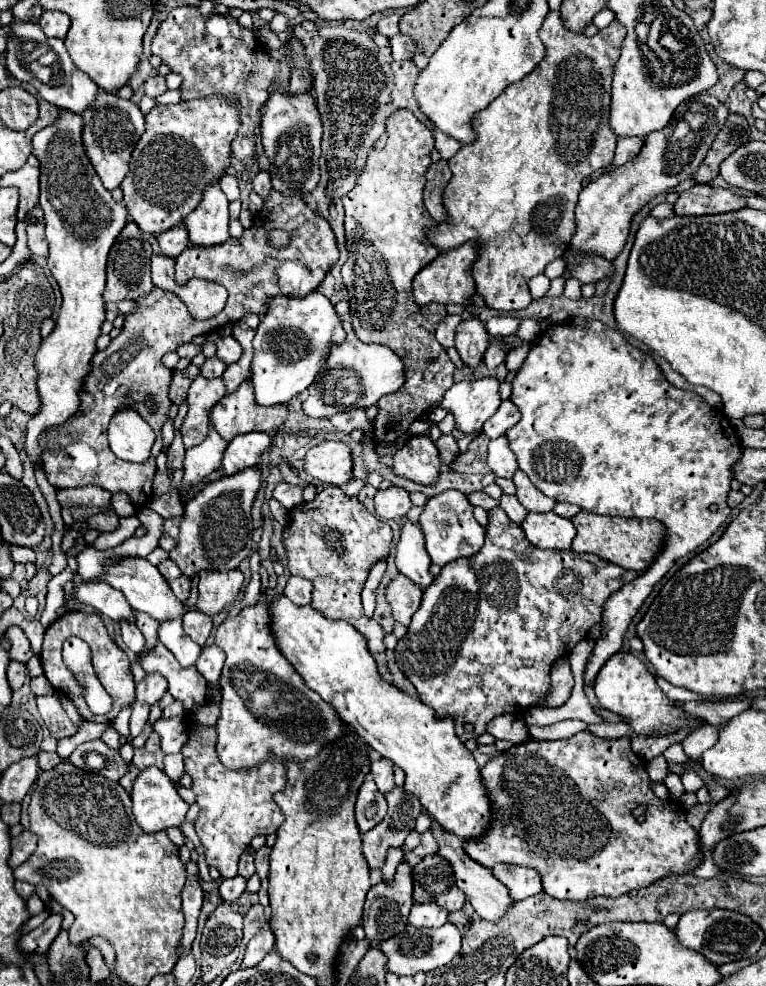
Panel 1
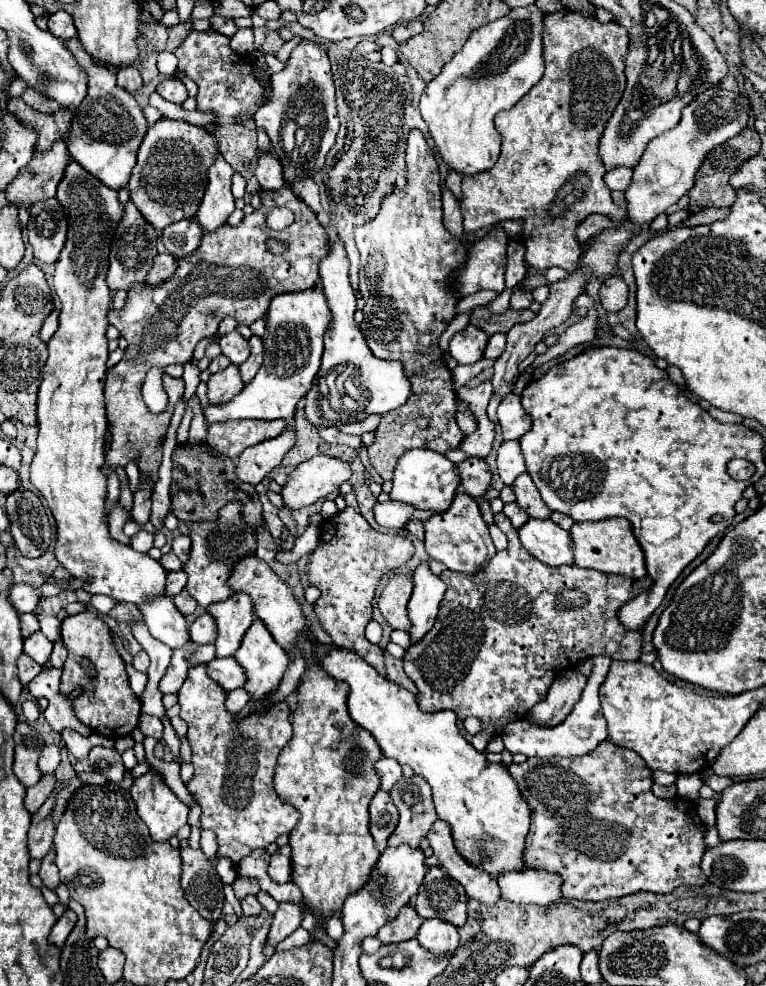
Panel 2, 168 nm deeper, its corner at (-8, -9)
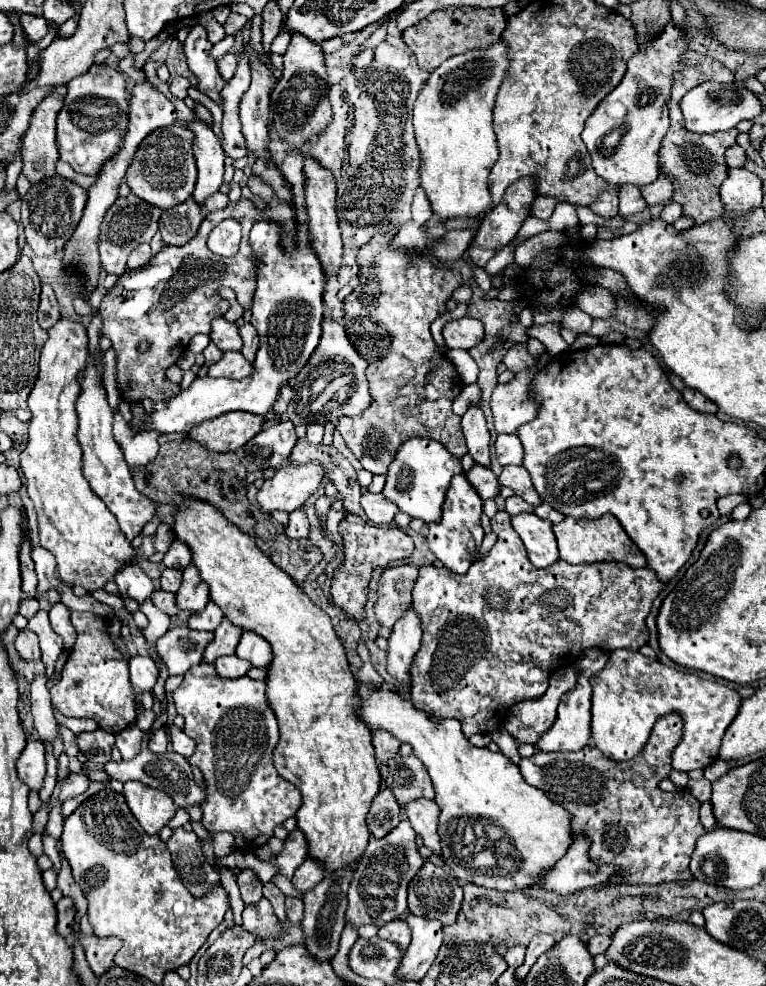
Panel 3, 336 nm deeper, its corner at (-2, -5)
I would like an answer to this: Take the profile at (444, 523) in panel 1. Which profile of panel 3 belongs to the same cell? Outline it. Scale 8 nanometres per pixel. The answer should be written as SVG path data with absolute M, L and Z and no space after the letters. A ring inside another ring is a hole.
M463 473L453 475L449 491L445 495L445 503L443 503L443 519L441 523L431 523L429 535L427 535L429 549L453 573L461 573L461 575L467 573L471 563L477 559L477 553L485 535L479 521L481 513L483 513L483 499L477 495L475 487L467 481Z

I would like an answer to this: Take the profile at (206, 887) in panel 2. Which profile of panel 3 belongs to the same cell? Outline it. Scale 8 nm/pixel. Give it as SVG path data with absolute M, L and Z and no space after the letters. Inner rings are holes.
M177 827L167 841L167 847L173 855L173 865L183 885L195 897L207 893L213 885L219 883L219 871L203 857L197 835L193 831Z

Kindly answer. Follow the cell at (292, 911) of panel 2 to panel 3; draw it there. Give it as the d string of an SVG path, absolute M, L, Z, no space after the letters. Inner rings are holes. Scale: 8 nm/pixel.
M307 857L303 861L303 865L297 867L297 871L293 875L293 885L305 893L307 889L313 889L319 881L323 881L323 877L325 877L323 865L319 861L313 861L311 857Z

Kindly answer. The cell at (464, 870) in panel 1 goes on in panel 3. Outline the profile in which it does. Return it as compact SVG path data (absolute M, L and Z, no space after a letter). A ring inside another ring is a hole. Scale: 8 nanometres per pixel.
M415 799L409 801L405 807L405 817L411 821L413 831L423 839L423 843L437 855L441 855L439 845L439 833L437 833L437 817L439 817L439 805L431 799Z

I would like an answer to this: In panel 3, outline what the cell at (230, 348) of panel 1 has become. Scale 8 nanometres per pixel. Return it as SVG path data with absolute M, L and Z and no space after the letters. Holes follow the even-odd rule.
M217 317L211 321L211 341L221 351L239 351L243 345L235 323L229 323L225 317Z

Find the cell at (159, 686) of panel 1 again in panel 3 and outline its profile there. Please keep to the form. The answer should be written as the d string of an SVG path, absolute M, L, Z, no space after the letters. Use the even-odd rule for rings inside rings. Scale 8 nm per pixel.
M189 627L169 629L157 641L157 651L165 659L169 675L183 675L189 667L199 665L203 661L203 651L213 637L211 631L195 631Z

